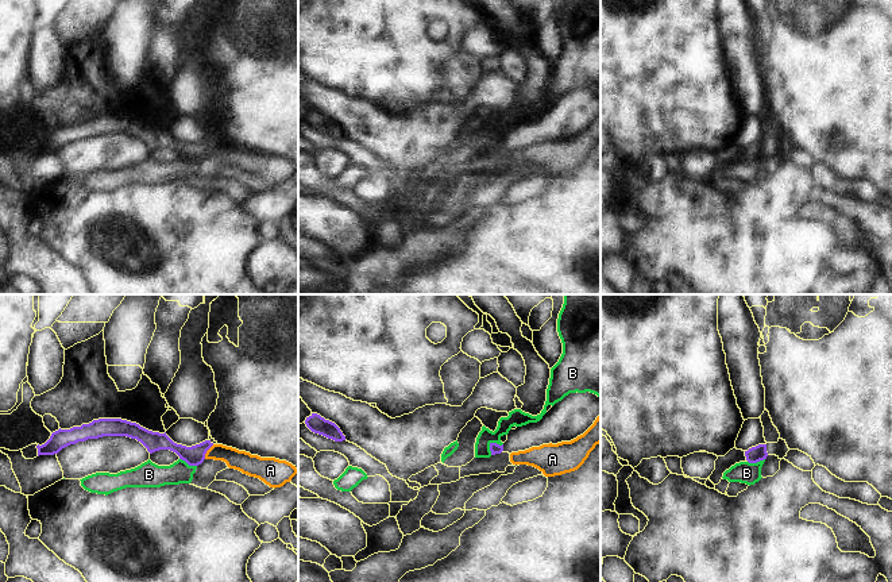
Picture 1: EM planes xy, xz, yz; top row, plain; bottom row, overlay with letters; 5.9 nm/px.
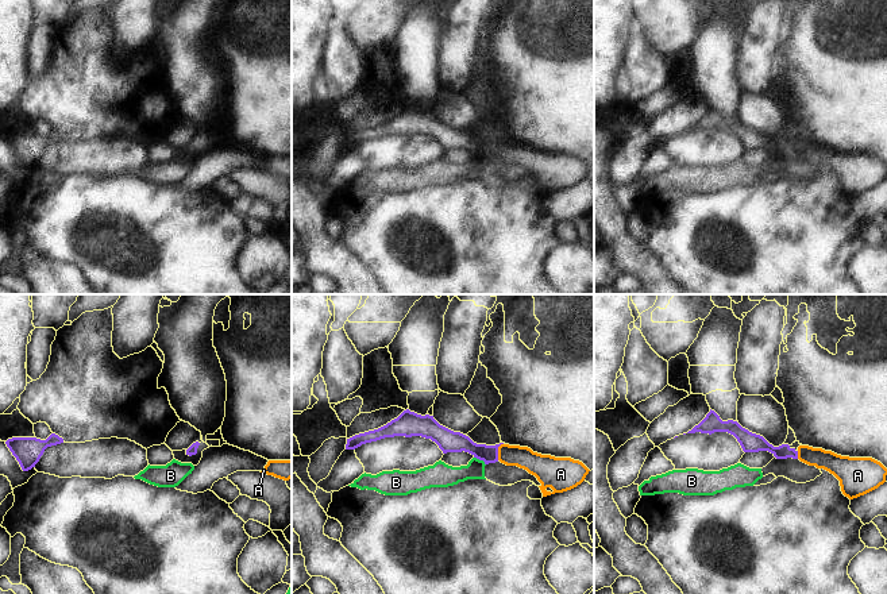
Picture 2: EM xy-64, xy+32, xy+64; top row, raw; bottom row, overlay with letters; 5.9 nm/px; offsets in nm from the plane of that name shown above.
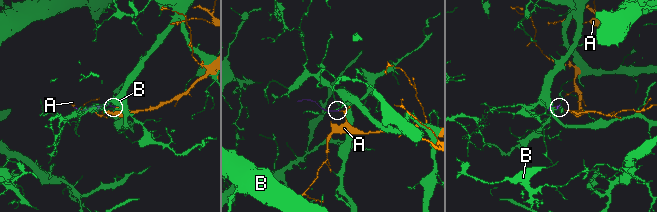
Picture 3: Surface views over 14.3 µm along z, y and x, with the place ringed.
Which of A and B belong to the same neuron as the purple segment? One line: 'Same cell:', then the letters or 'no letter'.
Same cell: A

